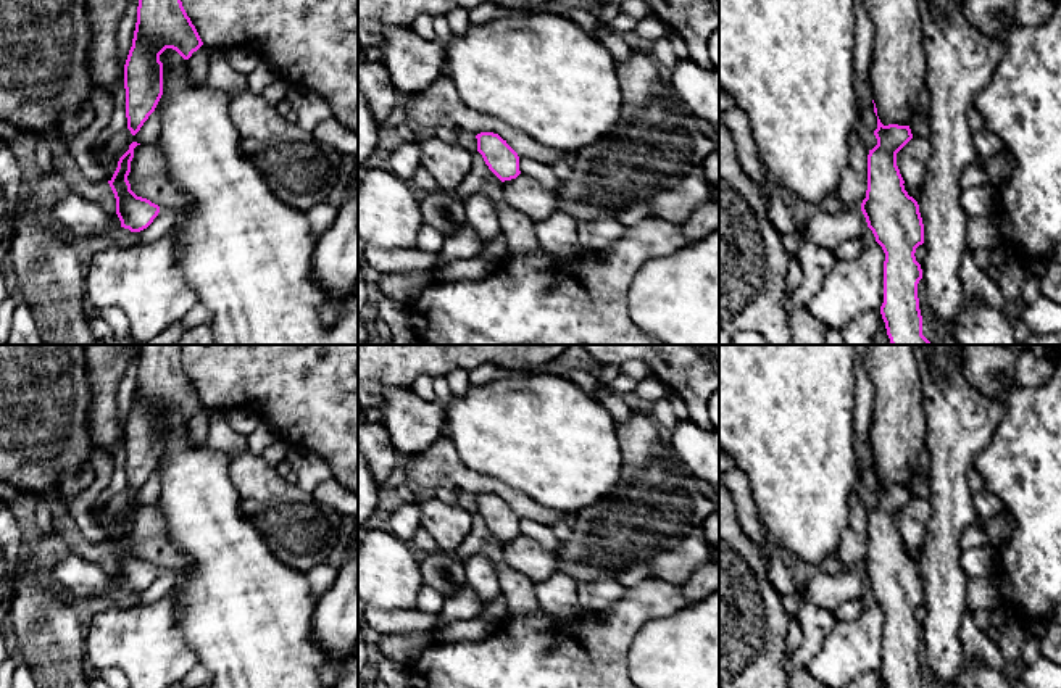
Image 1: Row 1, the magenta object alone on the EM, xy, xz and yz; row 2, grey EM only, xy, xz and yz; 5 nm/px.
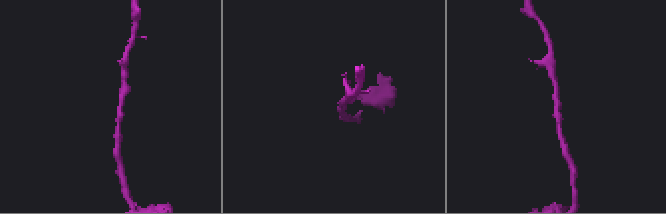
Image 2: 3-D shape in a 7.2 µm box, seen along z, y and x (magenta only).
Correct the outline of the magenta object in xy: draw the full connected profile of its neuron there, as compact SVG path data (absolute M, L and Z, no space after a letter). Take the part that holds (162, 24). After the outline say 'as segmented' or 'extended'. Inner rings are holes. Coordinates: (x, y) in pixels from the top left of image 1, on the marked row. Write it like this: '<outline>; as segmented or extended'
M139 0L132 47L124 64L126 118L132 135L163 95L160 55L173 48L189 60L202 45L181 0Z; as segmented

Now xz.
M481 132L476 139L477 151L501 182L516 179L521 174L518 153L498 134Z; as segmented

